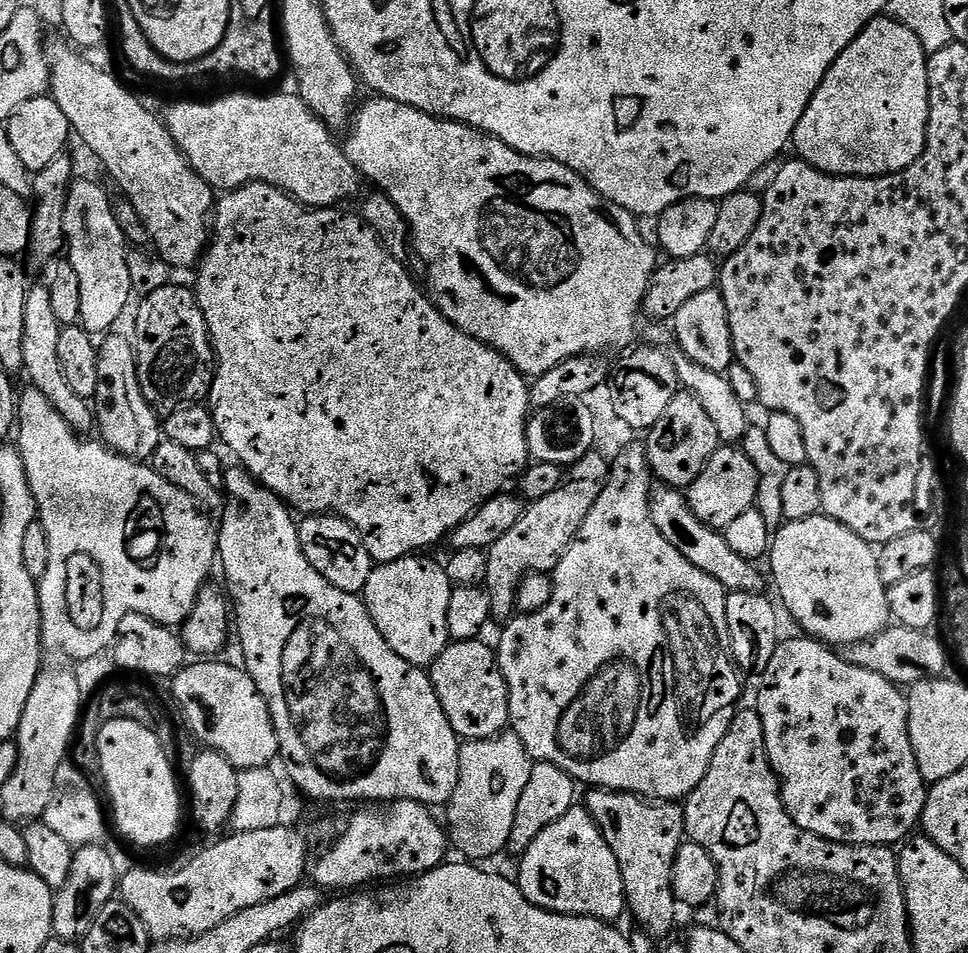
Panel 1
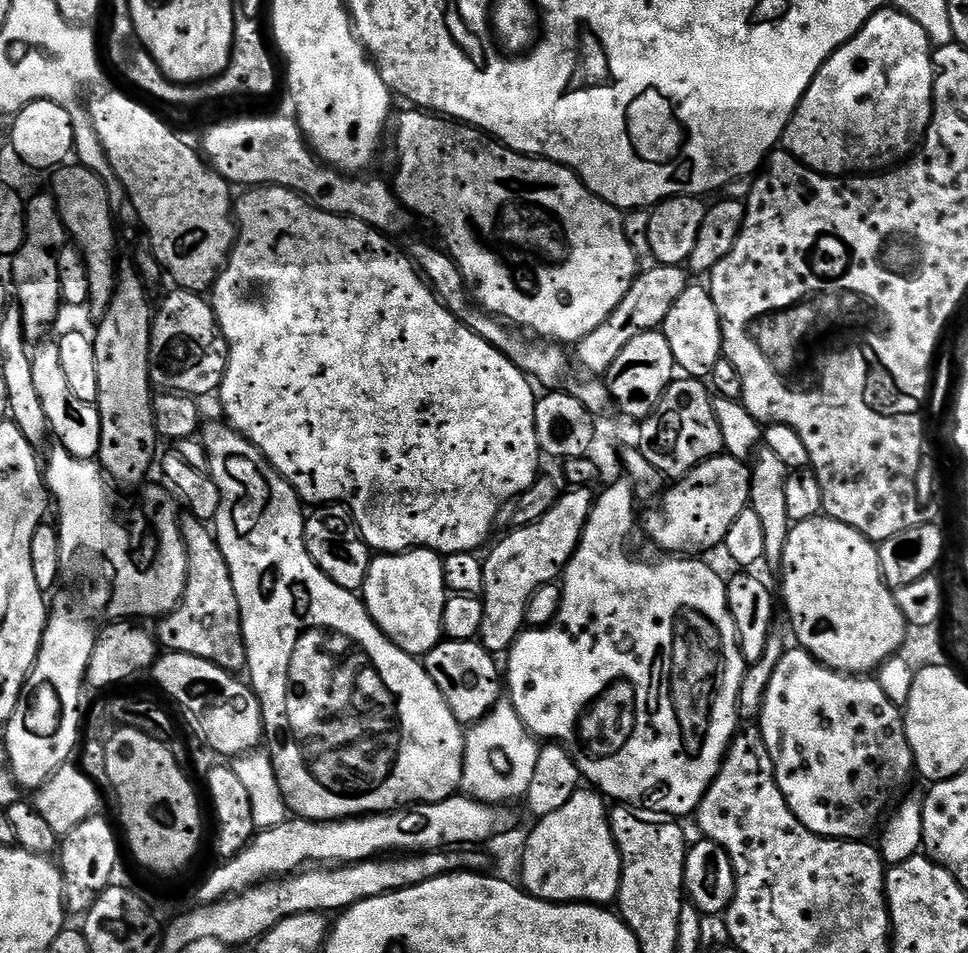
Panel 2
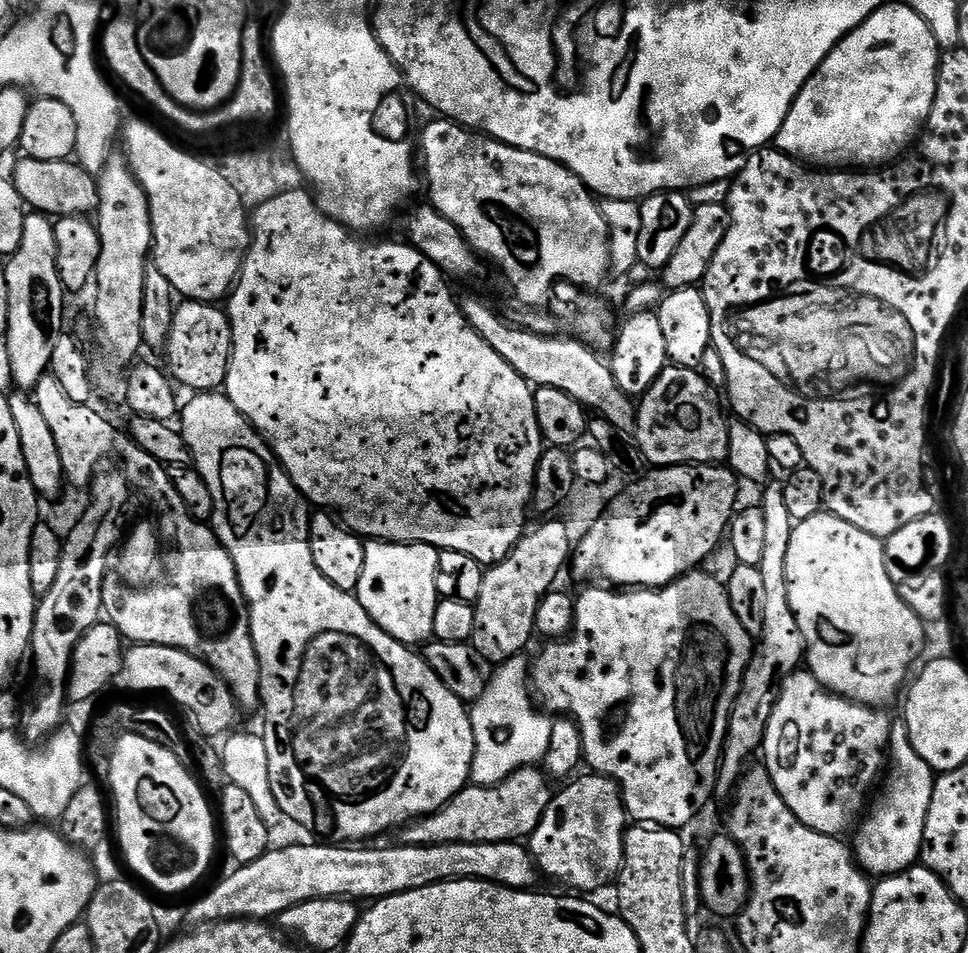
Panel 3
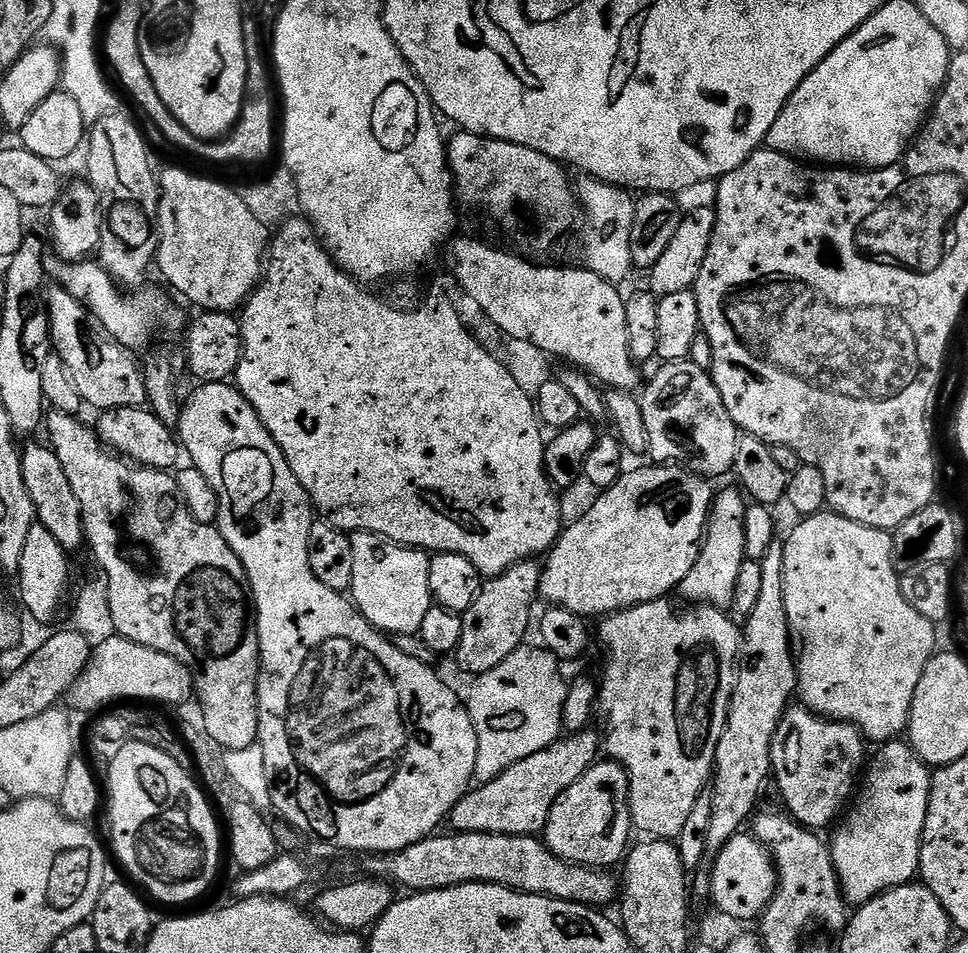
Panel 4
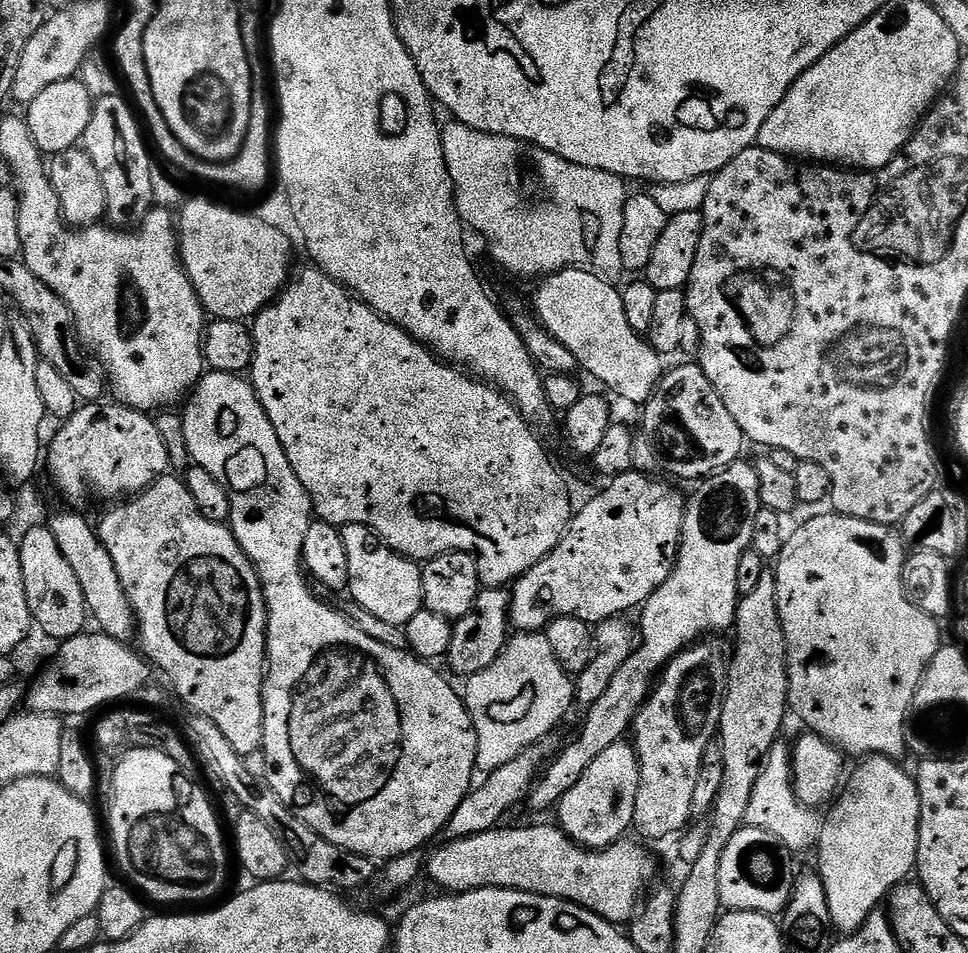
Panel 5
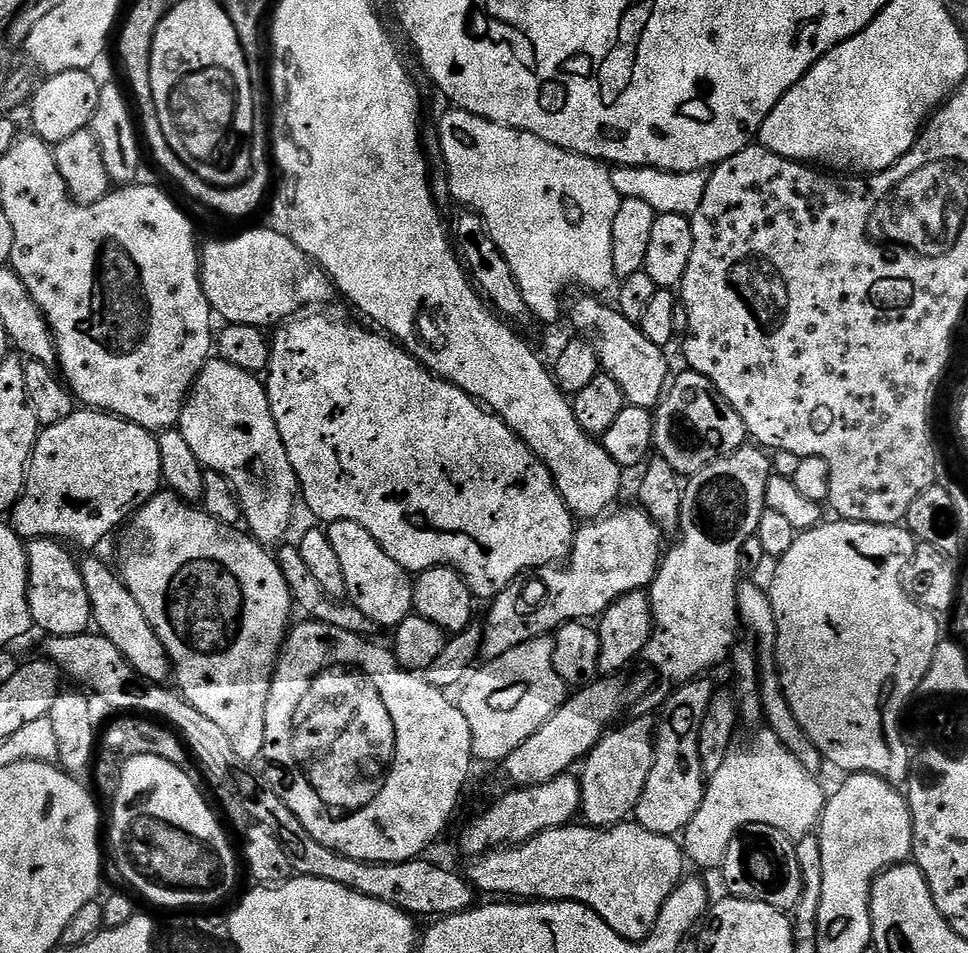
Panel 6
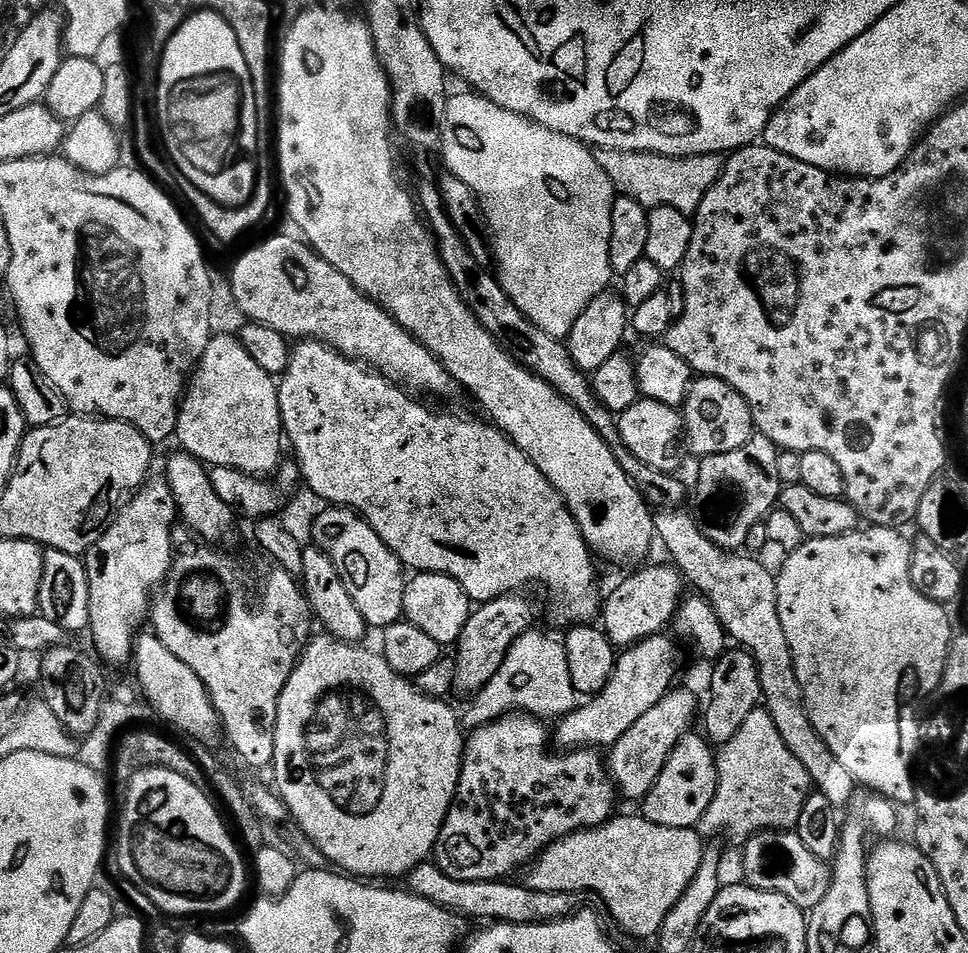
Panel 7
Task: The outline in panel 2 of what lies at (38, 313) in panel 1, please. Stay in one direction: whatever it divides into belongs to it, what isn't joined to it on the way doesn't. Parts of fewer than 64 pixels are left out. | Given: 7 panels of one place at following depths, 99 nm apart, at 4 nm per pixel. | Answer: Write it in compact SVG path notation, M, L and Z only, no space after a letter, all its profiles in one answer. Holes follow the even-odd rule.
M45 338L35 345L32 352L34 387L38 389L38 398L42 401L42 410L46 410L48 426L53 437L57 436L59 447L65 448L79 460L96 460L100 455L100 412L95 404L81 402L70 391L62 362L58 354L56 340Z

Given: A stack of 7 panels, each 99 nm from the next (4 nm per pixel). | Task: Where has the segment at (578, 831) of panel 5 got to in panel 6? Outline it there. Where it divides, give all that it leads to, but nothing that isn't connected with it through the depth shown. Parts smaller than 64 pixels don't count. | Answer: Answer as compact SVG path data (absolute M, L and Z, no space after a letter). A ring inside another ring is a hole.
M632 718L629 724L613 727L583 761L584 773L578 776L580 812L591 827L611 828L614 824L625 823L635 813L646 778L656 761L654 724L650 721L648 718Z

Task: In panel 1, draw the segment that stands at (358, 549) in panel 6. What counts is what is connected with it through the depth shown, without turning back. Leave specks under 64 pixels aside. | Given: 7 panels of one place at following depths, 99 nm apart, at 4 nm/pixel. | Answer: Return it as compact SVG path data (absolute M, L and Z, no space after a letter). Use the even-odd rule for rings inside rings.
M423 555L404 556L389 564L376 564L366 582L362 599L374 626L386 642L406 662L430 666L450 643L446 610L450 610L453 590L448 569L436 560L423 560Z

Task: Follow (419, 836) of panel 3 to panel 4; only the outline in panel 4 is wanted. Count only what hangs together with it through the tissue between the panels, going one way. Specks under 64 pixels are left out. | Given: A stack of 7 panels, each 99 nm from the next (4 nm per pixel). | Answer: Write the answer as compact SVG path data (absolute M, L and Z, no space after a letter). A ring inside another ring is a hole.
M585 730L556 740L550 746L546 746L546 750L538 750L538 754L530 754L530 758L526 758L522 762L514 762L514 766L510 766L498 778L483 781L479 786L473 787L454 806L450 817L451 831L485 832L499 836L536 836L543 833L554 802L558 802L561 794L570 790L570 786L574 786L574 782L578 782L578 778L582 778L582 774L586 774L586 770L597 763L598 757L601 755L601 733L592 731Z

